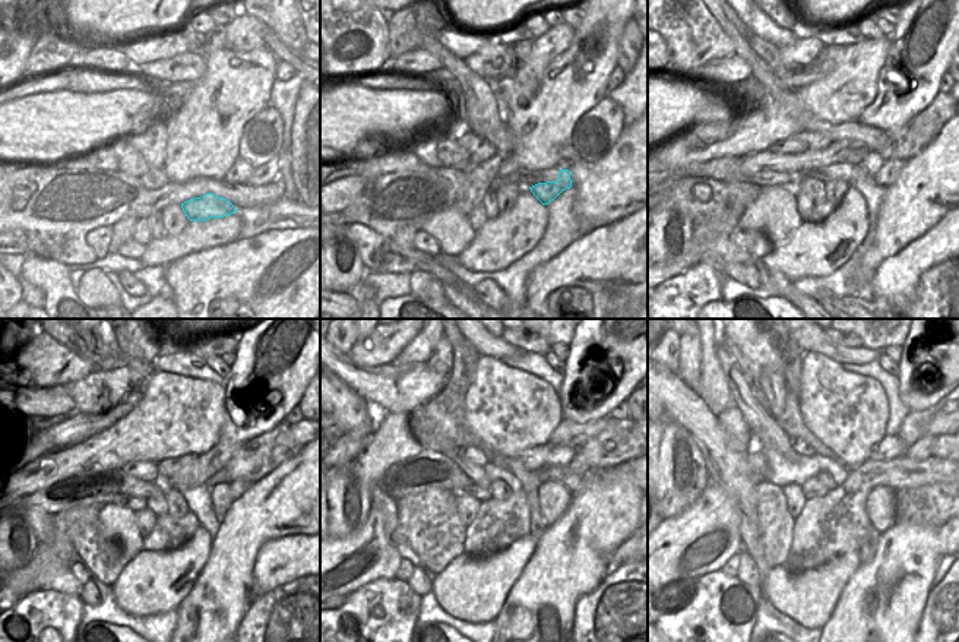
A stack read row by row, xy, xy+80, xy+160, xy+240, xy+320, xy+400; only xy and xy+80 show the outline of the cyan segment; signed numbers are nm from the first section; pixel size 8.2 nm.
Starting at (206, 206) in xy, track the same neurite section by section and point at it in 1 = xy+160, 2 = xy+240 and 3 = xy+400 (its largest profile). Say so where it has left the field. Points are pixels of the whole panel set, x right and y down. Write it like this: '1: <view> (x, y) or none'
1: xy+160 (891, 168)
2: xy+240 (239, 486)
3: xy+400 (921, 448)

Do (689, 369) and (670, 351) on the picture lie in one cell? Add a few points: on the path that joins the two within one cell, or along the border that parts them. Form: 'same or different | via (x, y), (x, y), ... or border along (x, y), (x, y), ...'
different | border along (680, 335), (679, 367), (676, 372)

